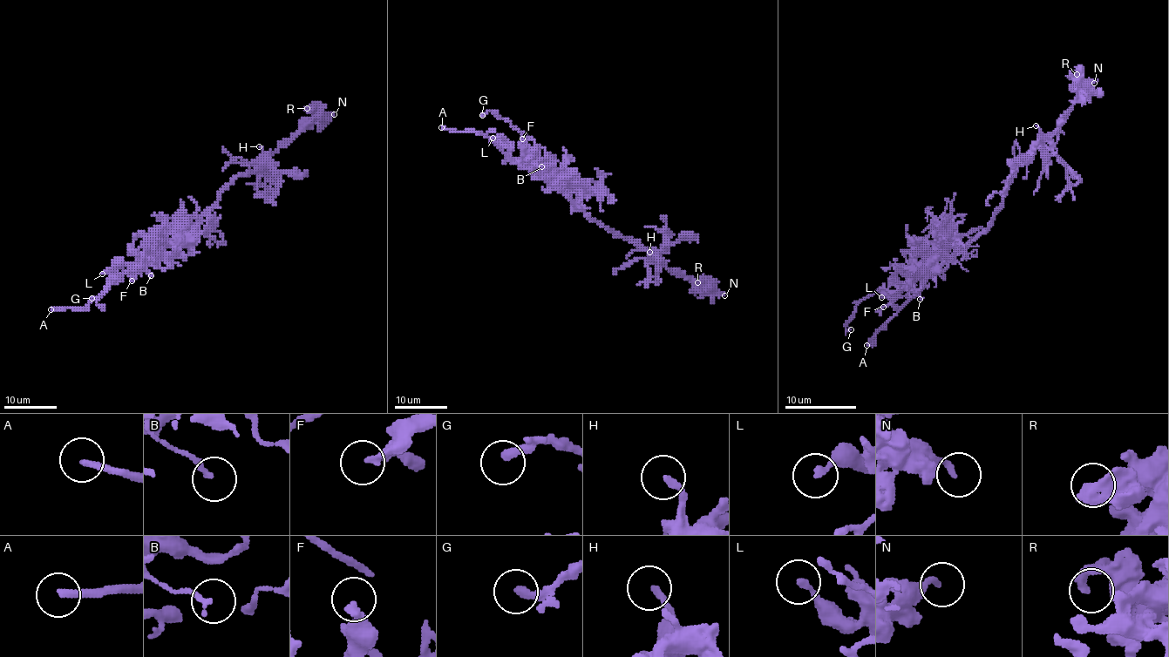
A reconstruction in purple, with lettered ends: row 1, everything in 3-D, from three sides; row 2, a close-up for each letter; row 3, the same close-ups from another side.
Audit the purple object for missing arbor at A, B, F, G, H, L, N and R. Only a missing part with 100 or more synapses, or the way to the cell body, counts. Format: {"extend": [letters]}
{"extend": ["A"]}

